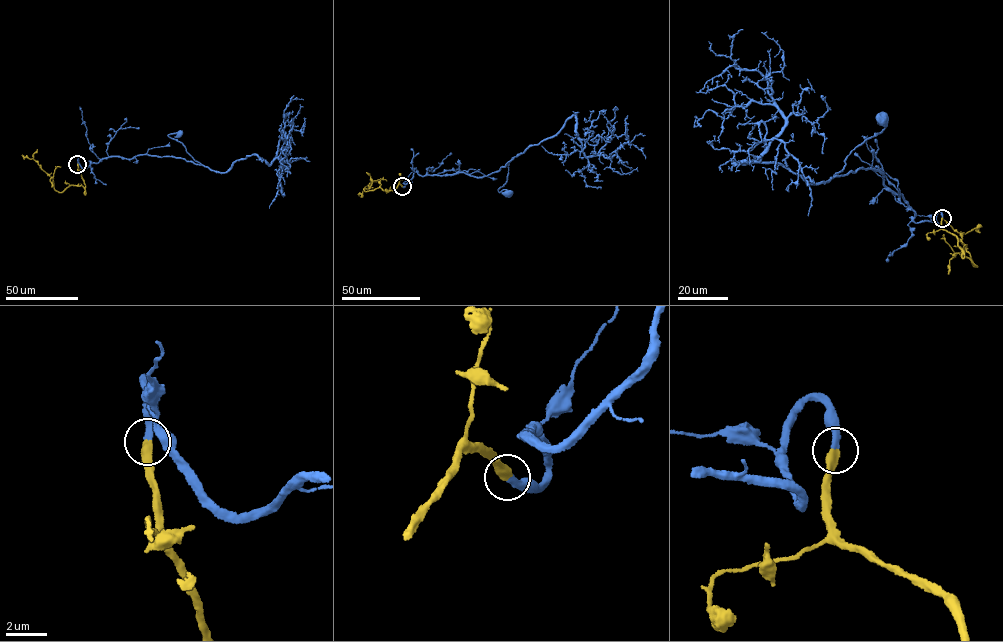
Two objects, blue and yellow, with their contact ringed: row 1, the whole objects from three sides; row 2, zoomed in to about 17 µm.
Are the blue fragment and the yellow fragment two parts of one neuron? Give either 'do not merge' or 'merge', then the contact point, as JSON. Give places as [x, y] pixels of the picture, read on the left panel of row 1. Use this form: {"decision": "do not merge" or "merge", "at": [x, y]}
{"decision": "merge", "at": [77, 164]}

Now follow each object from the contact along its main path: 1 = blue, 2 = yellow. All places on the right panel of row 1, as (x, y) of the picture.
1: (942, 218), (914, 222), (873, 168), (834, 176), (885, 127), (882, 119)
2: (942, 218), (941, 227), (956, 236), (963, 249), (961, 254), (977, 266), (962, 243), (961, 232), (980, 226)

